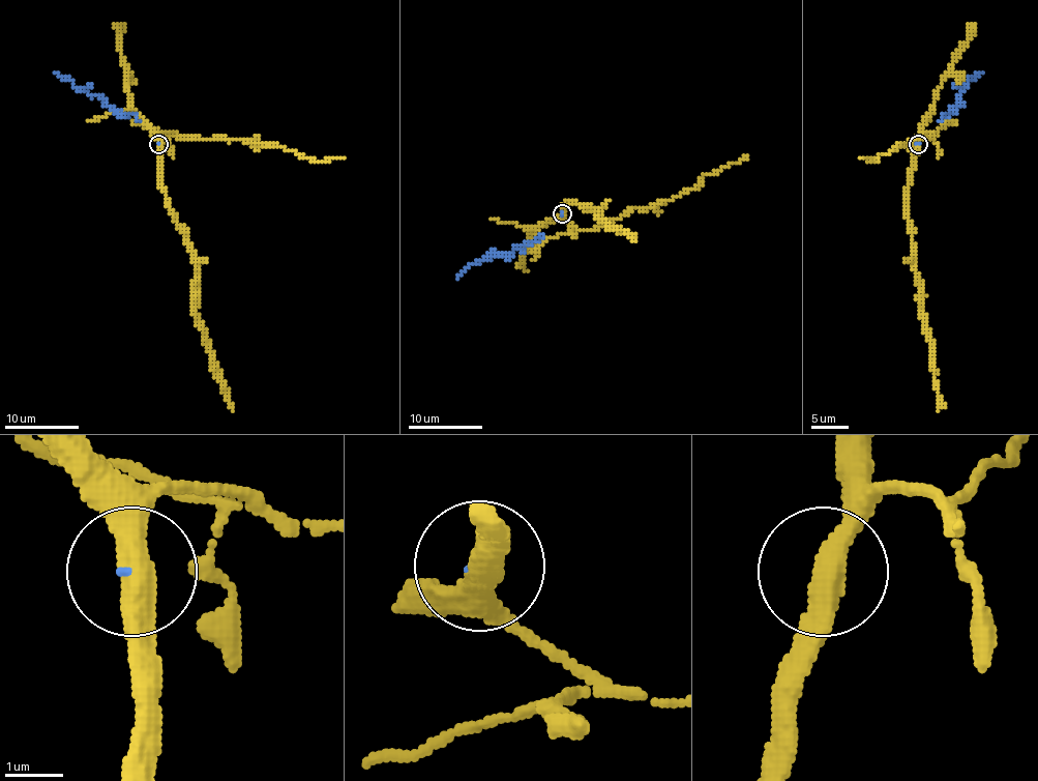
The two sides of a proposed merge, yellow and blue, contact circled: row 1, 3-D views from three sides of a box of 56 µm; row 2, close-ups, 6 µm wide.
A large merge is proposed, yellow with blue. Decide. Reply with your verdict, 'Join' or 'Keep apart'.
Keep apart

